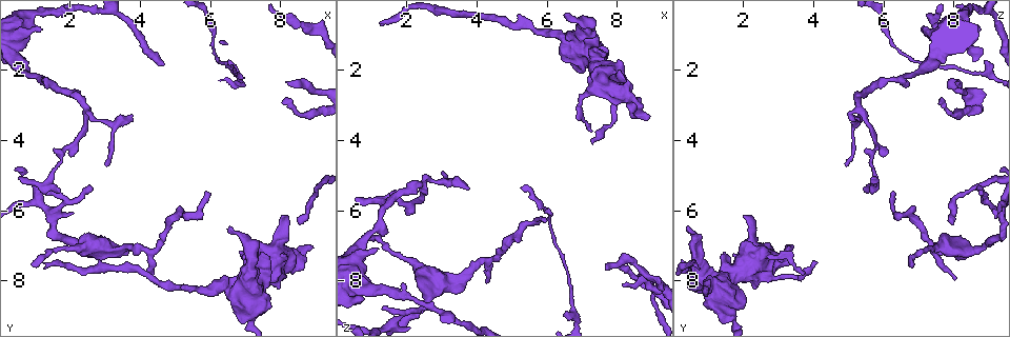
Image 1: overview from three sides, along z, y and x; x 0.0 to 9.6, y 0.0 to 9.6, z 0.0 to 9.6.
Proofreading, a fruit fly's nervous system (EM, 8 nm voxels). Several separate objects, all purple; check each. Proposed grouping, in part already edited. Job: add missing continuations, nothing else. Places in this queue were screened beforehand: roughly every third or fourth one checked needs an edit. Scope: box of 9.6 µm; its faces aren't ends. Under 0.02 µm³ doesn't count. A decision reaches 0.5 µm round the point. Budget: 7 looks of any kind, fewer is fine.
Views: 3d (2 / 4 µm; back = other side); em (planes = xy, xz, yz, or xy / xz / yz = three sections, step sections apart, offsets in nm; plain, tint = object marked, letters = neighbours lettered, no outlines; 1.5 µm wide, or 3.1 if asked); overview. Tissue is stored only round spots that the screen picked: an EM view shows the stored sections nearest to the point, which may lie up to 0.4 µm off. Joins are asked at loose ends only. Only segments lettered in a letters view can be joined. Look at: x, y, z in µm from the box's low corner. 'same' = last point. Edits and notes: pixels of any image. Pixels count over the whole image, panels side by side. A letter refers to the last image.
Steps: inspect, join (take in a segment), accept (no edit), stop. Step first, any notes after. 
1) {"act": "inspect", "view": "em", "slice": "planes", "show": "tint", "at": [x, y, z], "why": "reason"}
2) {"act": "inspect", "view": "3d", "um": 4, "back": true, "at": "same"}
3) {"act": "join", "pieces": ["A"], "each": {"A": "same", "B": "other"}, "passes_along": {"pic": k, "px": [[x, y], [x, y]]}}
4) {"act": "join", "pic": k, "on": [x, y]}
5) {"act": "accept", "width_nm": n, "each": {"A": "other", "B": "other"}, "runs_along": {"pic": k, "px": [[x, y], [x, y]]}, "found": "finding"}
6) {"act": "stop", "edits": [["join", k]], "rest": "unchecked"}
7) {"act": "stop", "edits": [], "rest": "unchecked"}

{"act": "inspect", "view": "3d", "um": 4, "at": [4.25, 7.95, 8.05], "why": "tapers out"}

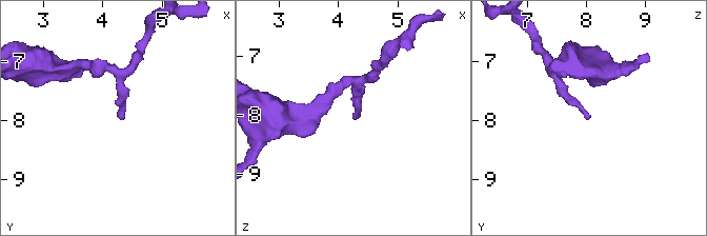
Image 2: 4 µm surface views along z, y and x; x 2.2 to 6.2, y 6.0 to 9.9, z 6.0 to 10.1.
{"act": "inspect", "view": "em", "slice": "planes", "show": "letters", "at": [4.30, 8.00, 8.05]}

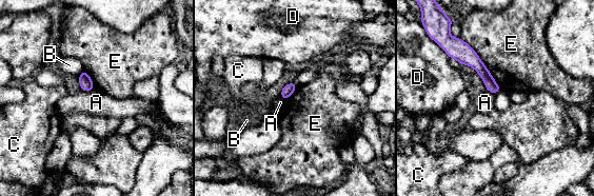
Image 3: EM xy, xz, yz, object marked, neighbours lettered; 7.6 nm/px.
{"act": "accept", "each": {"A": "other", "B": "other", "C": "other", "D": "other", "E": "other"}, "border": {"pic": 3, "px": [[94, 87], [90, 91], [81, 90]]}, "found": "none of them fits"}

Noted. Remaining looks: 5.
{"act": "inspect", "view": "em", "slice": "planes", "show": "letters", "at": [6.50, 1.75, 8.95], "why": "free end"}

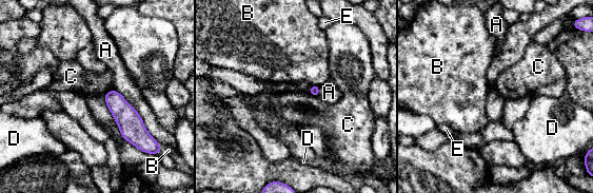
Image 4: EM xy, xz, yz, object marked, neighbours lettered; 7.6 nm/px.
{"act": "accept", "each": {"A": "other", "B": "other", "C": "other", "D": "other", "E": "other"}, "found": "none of them fits"}

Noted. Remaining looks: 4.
{"act": "inspect", "view": "3d", "um": 4, "at": [3.80, 3.30, 5.40], "why": "free end"}

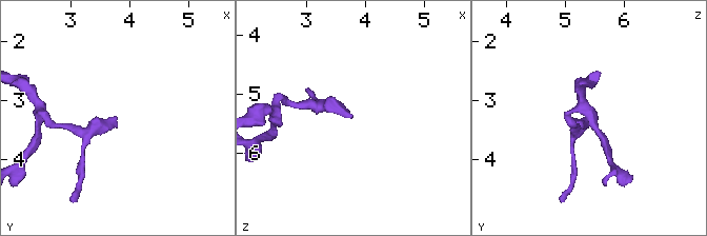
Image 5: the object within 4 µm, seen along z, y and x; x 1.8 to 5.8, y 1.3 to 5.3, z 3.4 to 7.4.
{"act": "inspect", "view": "em", "slice": "planes", "show": "plain", "at": [3.75, 3.25, 5.40], "why": "now the EM"}

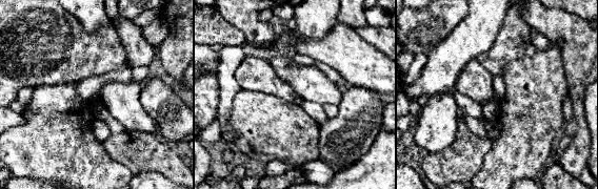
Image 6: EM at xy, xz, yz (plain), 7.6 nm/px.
{"act": "inspect", "view": "em", "slice": "planes", "show": "letters", "at": "same", "why": "what lies round it"}

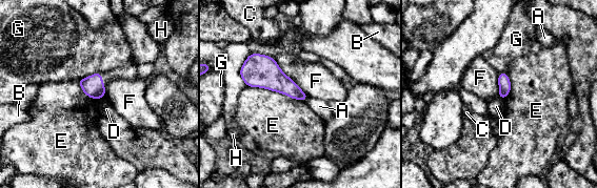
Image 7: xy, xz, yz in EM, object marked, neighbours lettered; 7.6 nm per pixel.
{"act": "accept", "each": {"A": "other", "B": "other", "C": "other", "D": "other", "E": "other", "F": "other", "G": "other", "H": "other"}, "border": {"pic": 7, "px": [[100, 71], [79, 80]]}, "found": "no lettered segment goes on from it"}

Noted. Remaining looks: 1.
{"act": "stop", "edits": [], "rest": "unchecked"}

